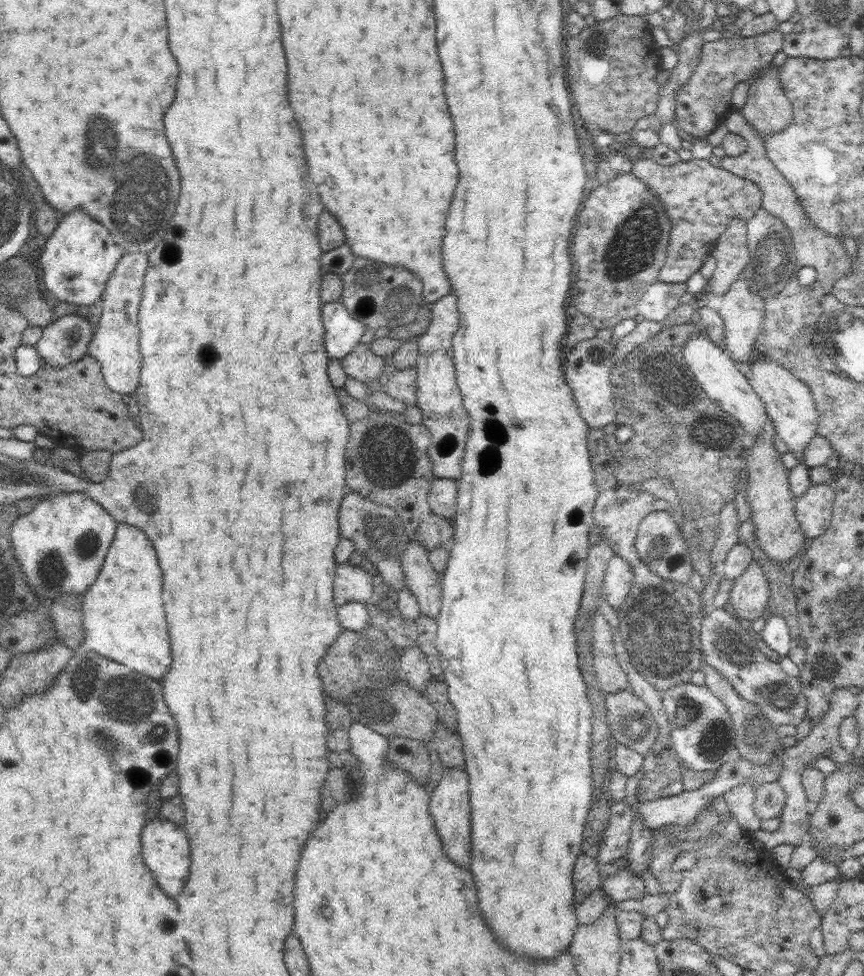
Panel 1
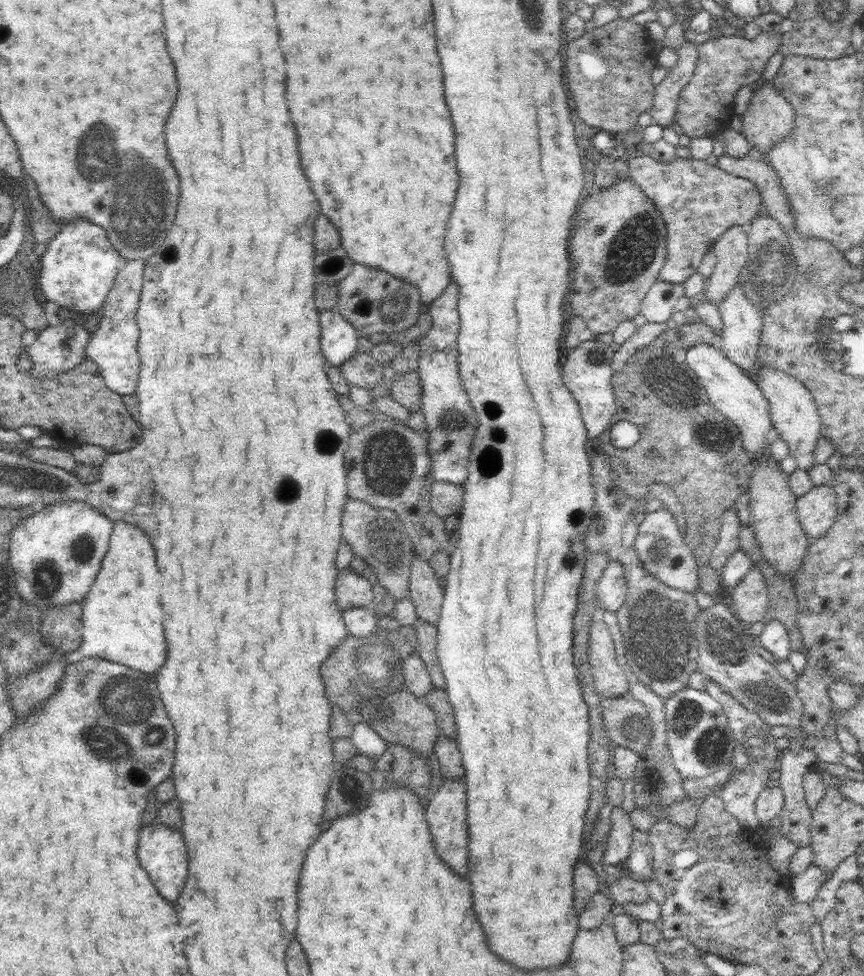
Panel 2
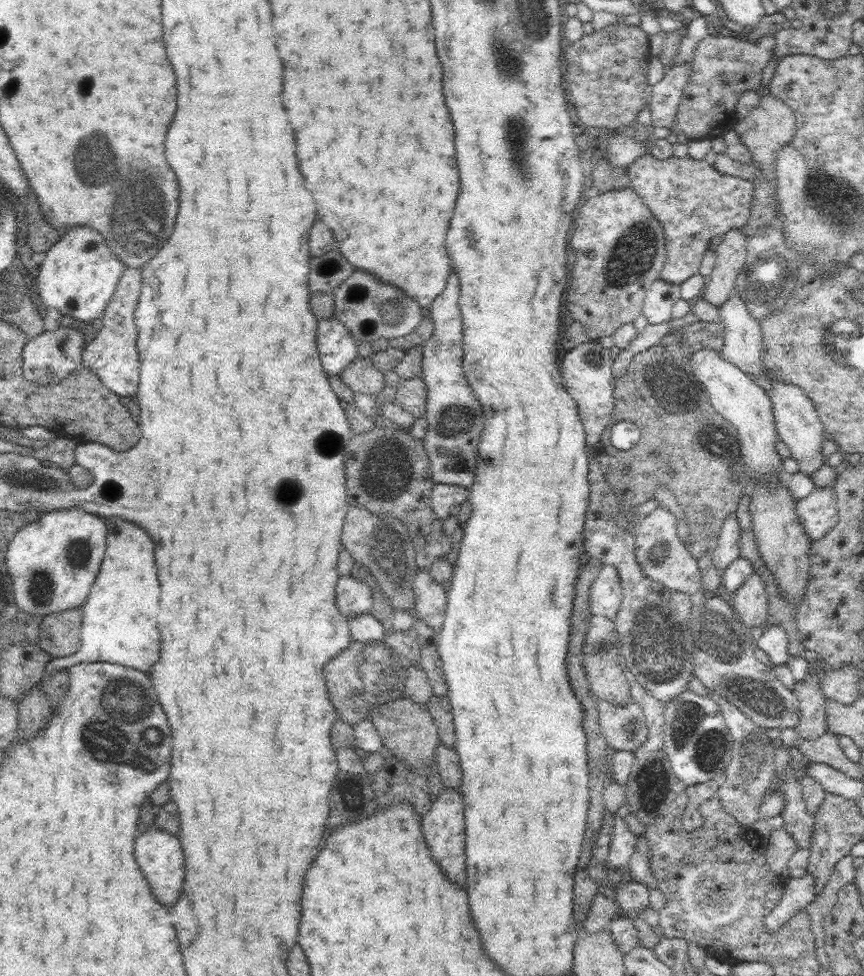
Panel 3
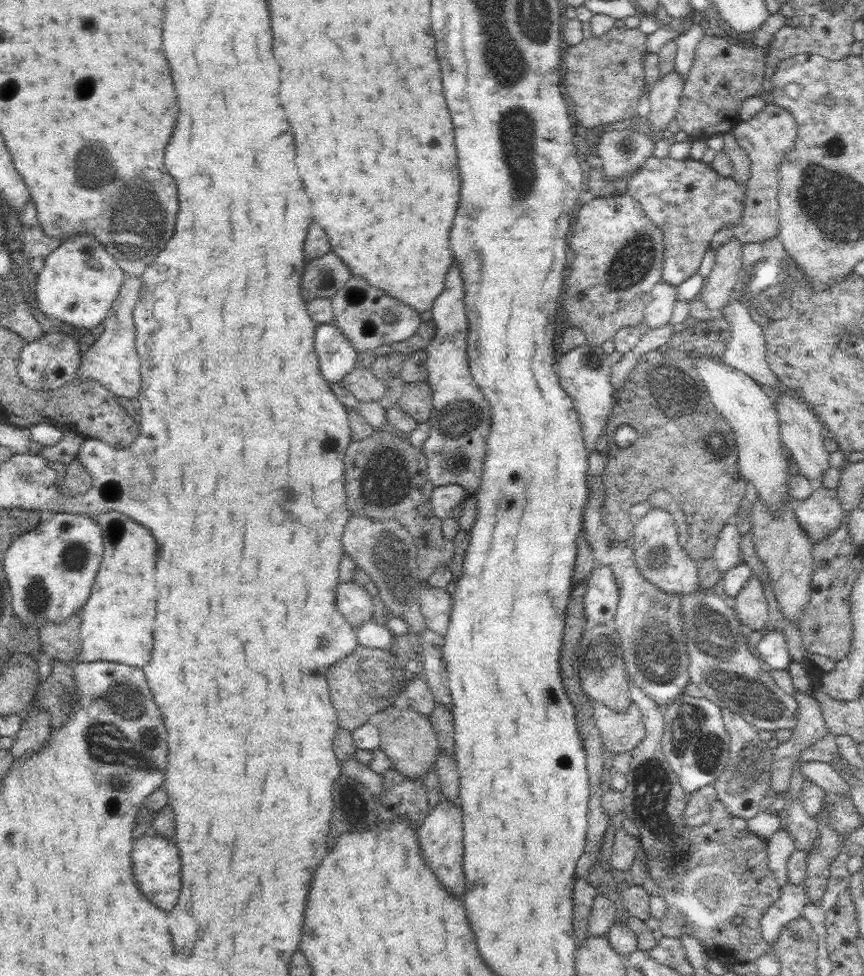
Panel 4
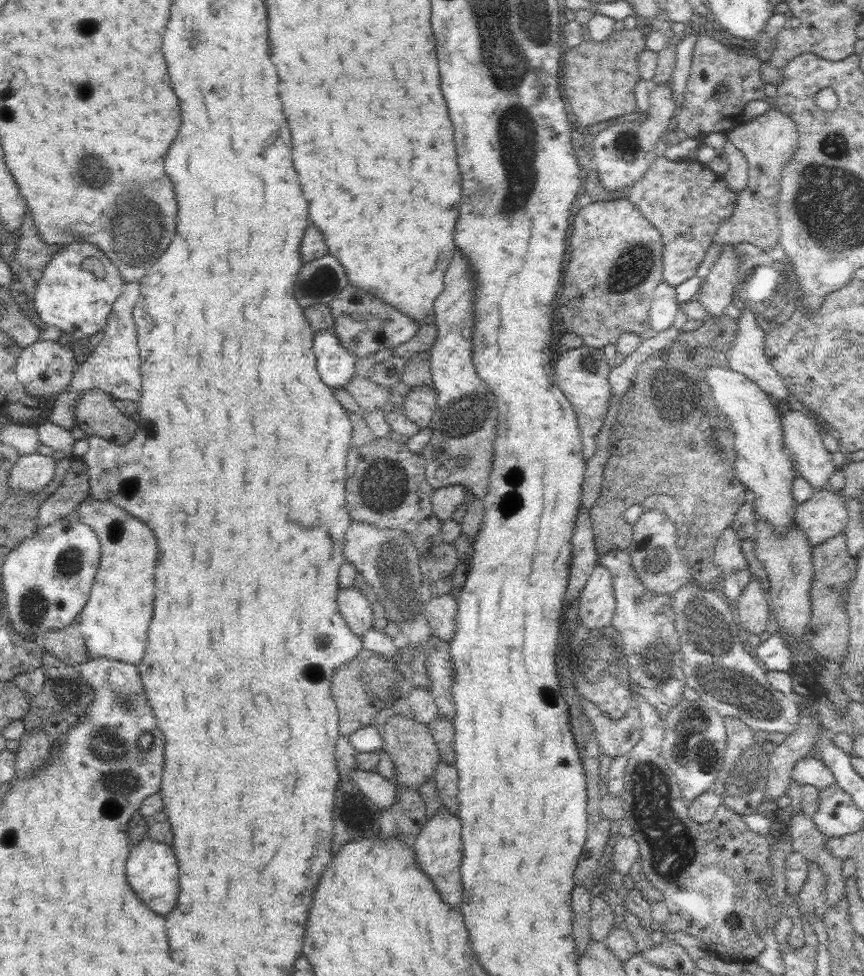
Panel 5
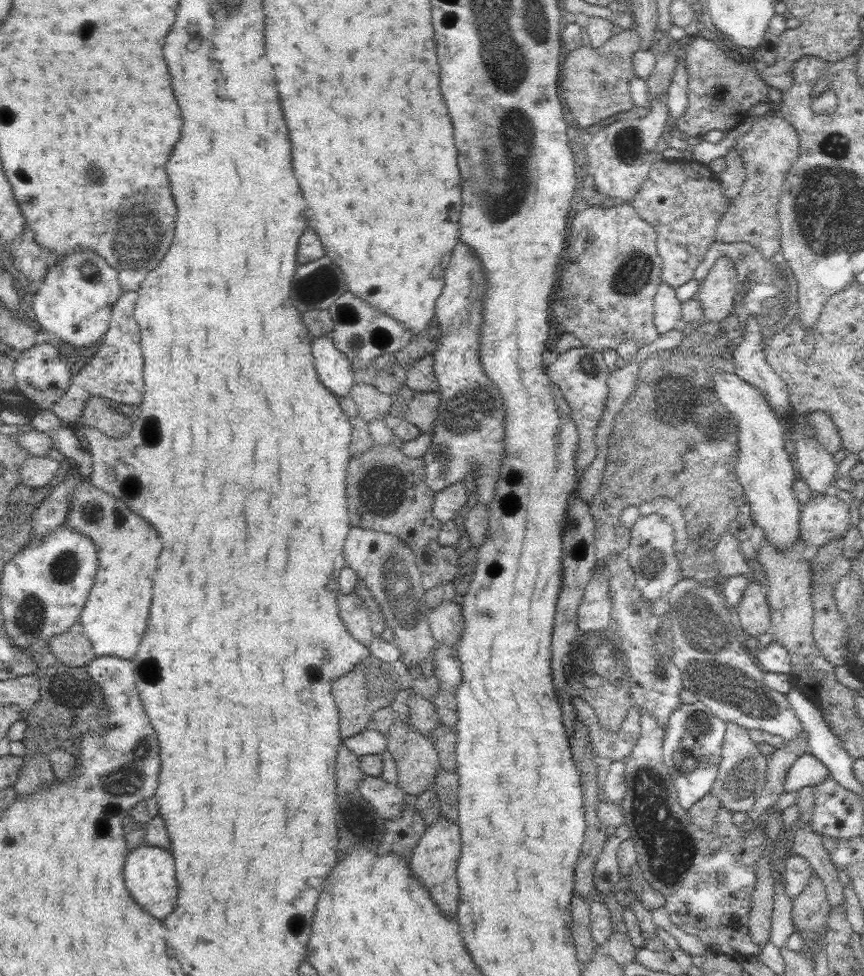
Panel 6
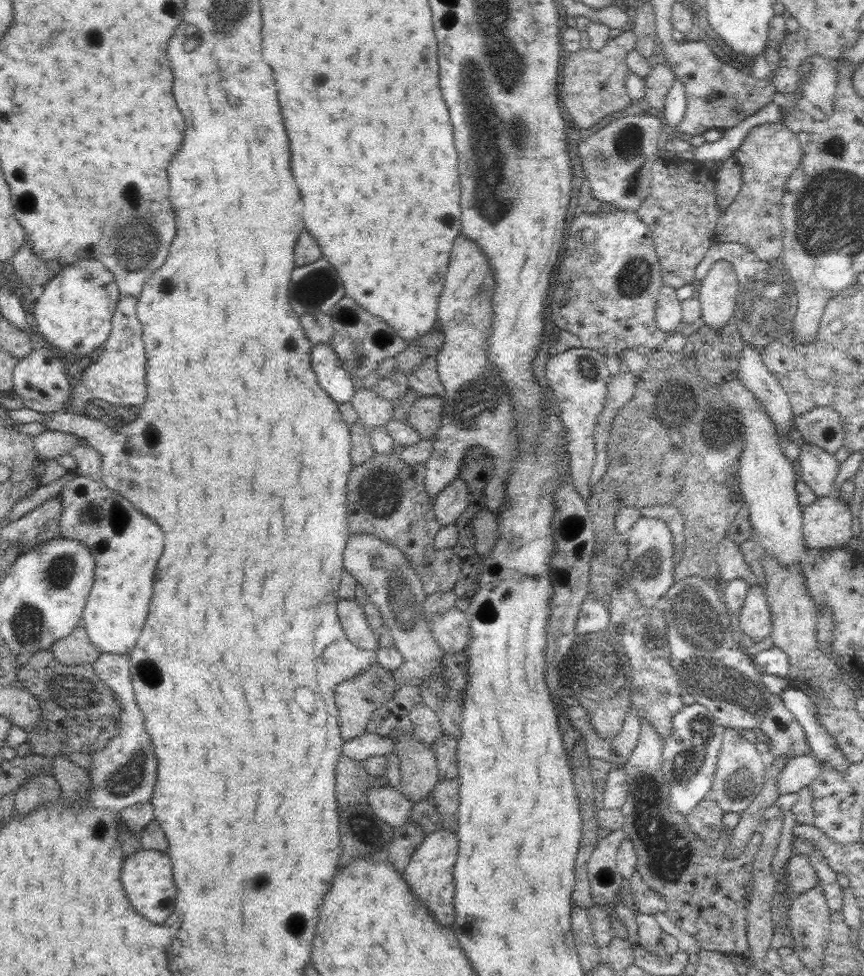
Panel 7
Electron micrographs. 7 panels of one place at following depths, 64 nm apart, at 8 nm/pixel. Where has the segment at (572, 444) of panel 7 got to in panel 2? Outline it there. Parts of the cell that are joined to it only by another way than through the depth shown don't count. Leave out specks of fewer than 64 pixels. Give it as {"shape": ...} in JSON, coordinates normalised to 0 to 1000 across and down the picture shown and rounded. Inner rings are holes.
{"shape":[[[684,346],[682,350],[670,352],[668,357],[663,357],[654,369],[649,369],[649,377],[652,377],[652,393],[659,398],[661,406],[666,408],[666,412],[670,414],[672,420],[672,432],[679,441],[679,449],[689,449],[696,447],[700,443],[700,436],[705,434],[705,430],[709,428],[714,416],[712,416],[712,406],[709,406],[709,377],[707,377],[707,369],[712,363],[712,355],[698,352],[691,346]]]}

